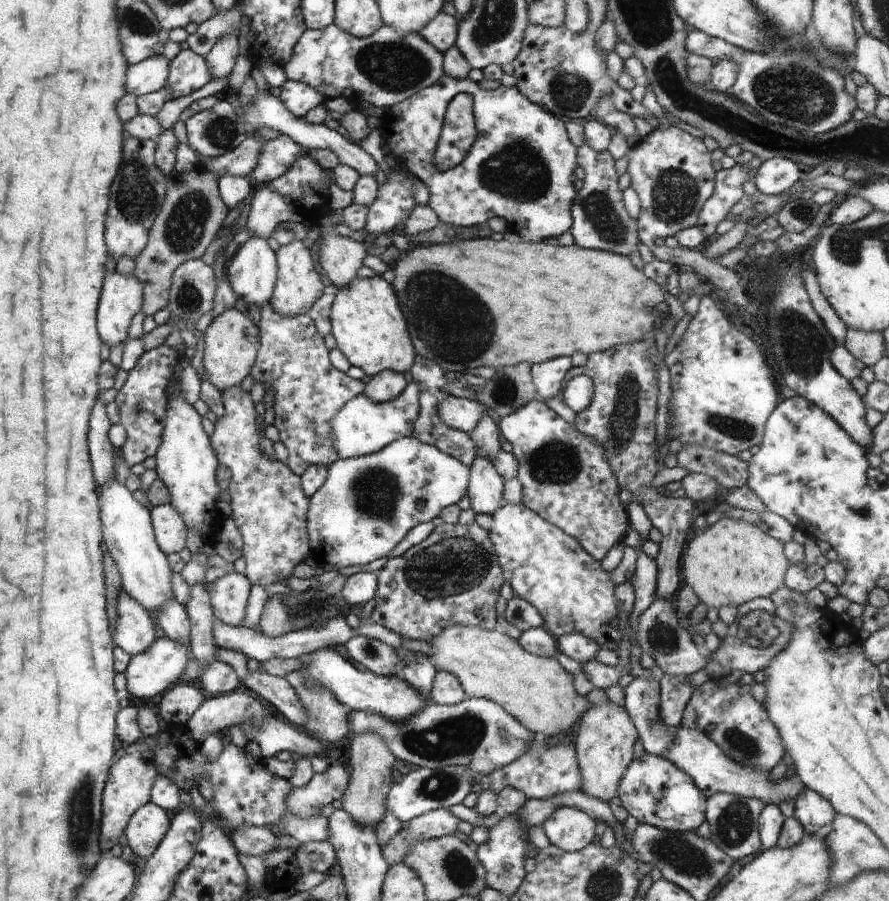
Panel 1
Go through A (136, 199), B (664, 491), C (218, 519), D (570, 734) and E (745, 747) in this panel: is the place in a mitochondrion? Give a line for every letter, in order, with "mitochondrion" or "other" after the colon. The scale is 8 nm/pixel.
A: mitochondrion
B: other
C: other
D: other
E: mitochondrion

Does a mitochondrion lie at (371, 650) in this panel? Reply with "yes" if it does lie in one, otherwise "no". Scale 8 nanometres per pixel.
yes

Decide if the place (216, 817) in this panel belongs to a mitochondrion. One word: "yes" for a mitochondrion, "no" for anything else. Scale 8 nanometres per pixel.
no

